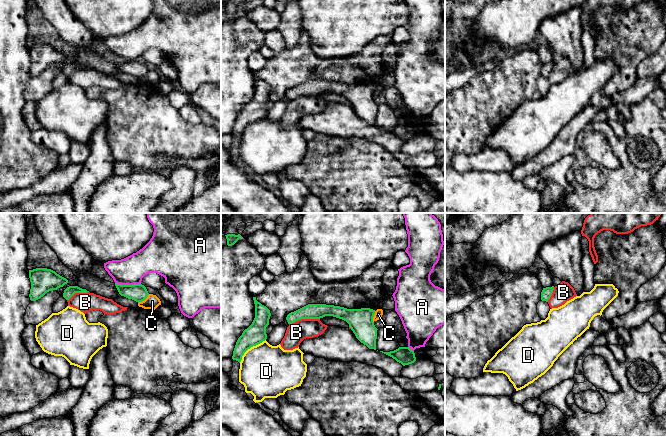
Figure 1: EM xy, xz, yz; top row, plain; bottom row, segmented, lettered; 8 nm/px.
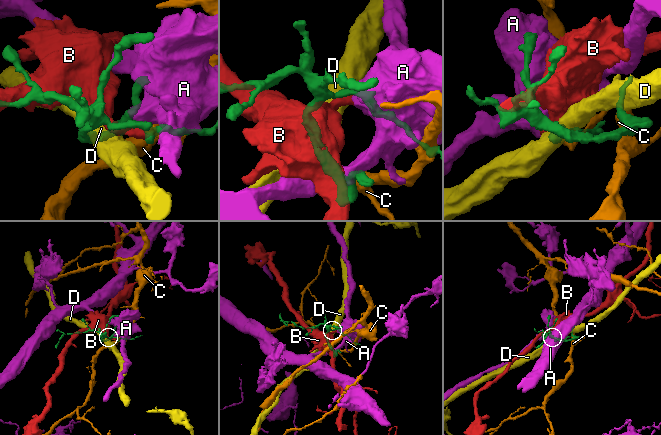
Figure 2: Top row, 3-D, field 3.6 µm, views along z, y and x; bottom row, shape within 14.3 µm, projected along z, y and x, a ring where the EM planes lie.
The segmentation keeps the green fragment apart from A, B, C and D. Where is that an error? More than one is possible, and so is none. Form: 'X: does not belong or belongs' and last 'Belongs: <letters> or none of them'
A: does not belong
B: does not belong
C: does not belong
D: does not belong
Belongs: none of them

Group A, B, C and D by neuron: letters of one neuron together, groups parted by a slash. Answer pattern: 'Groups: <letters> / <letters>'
Groups: A / B / C / D

